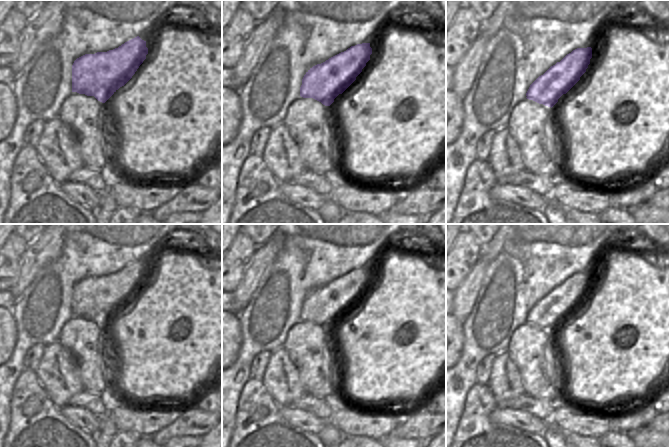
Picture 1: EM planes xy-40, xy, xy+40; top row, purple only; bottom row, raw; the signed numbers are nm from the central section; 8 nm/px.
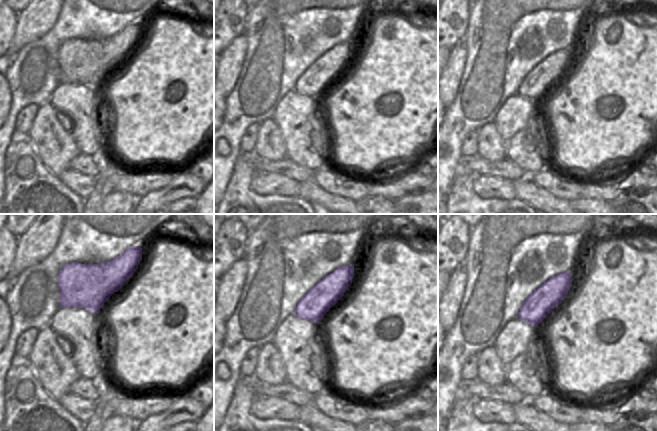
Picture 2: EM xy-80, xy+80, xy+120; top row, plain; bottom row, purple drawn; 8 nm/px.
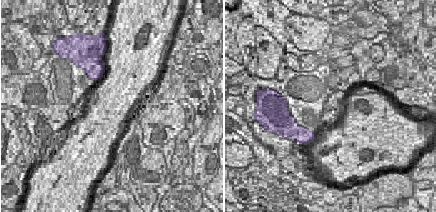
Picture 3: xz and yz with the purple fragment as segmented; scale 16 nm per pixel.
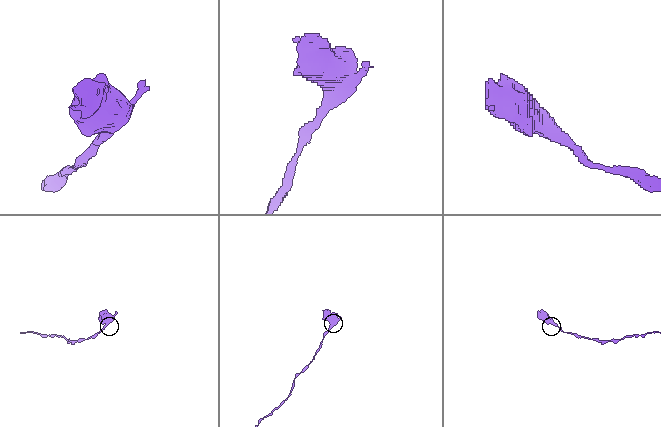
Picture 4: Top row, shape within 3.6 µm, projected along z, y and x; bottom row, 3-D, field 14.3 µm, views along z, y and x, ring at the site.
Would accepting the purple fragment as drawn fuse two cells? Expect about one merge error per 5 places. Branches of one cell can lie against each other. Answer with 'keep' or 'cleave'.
cleave

